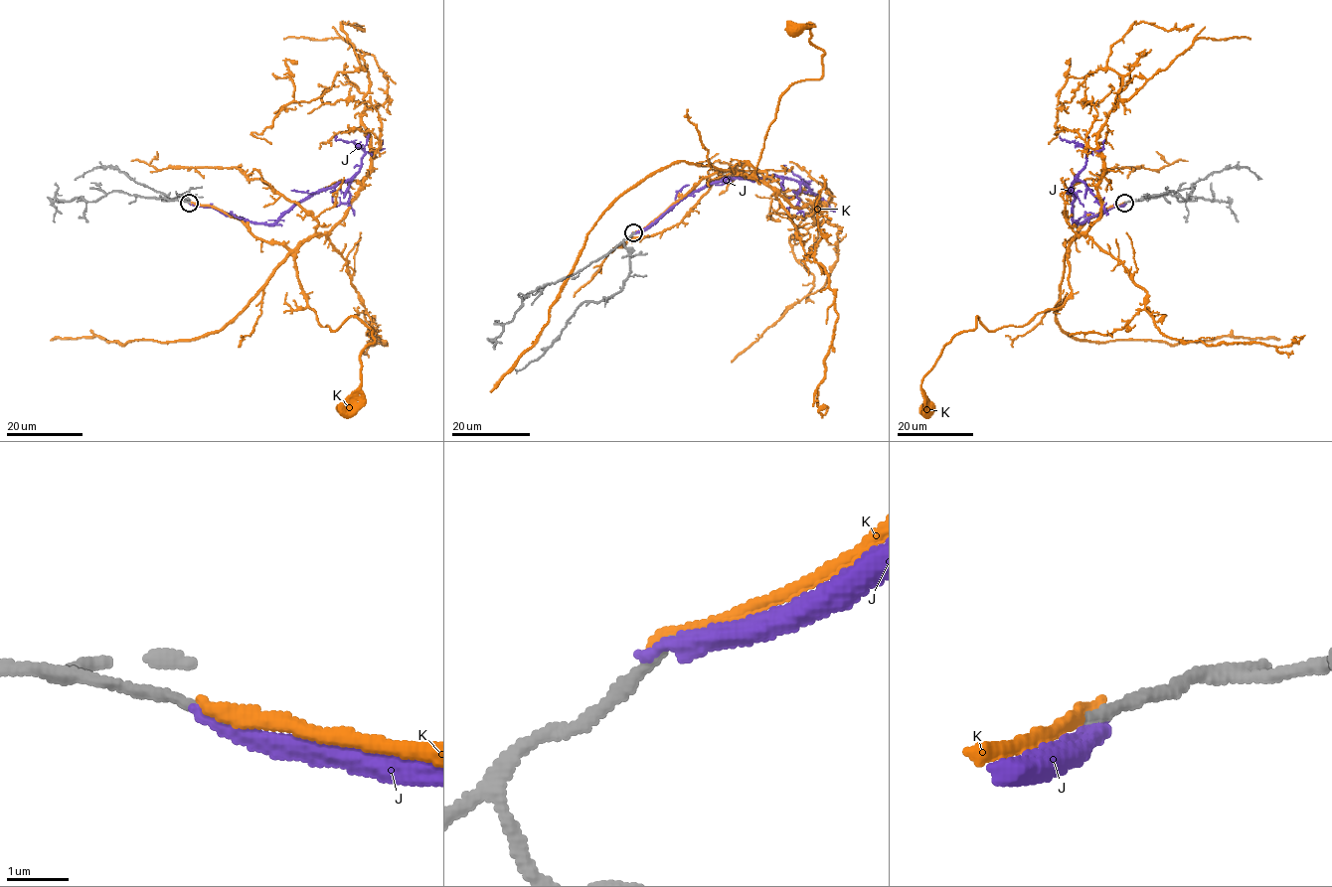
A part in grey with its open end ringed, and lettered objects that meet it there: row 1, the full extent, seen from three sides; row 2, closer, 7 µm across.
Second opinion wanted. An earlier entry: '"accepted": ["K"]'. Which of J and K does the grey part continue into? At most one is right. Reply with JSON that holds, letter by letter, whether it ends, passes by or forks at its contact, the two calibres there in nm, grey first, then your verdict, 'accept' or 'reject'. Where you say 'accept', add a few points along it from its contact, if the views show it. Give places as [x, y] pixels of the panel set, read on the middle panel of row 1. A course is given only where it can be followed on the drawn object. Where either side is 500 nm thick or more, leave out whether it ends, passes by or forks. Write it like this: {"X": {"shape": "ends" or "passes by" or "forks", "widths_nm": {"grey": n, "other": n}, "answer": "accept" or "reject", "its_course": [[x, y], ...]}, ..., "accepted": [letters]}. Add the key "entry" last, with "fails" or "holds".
{"J": {"shape": "ends", "widths_nm": {"grey": 200, "other": 280}, "answer": "reject"}, "K": {"shape": "ends", "widths_nm": {"grey": 200, "other": 220}, "answer": "accept", "its_course": [[633, 232], [702, 179], [754, 172], [780, 95], [822, 74], [810, 24], [794, 28]]}, "accepted": ["K"], "entry": "holds"}

